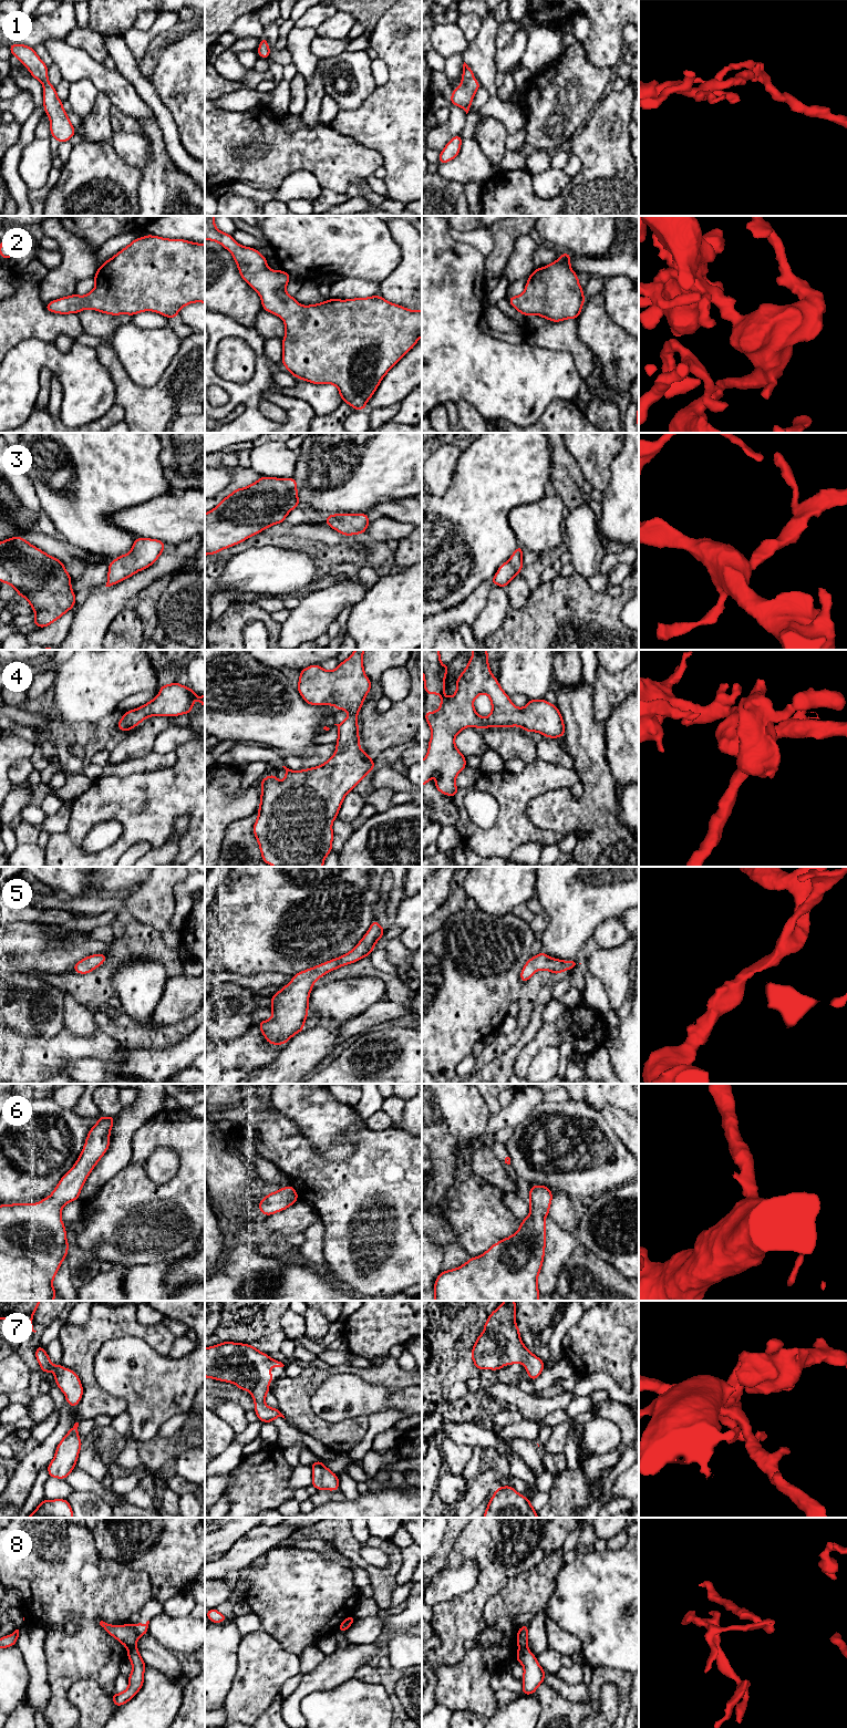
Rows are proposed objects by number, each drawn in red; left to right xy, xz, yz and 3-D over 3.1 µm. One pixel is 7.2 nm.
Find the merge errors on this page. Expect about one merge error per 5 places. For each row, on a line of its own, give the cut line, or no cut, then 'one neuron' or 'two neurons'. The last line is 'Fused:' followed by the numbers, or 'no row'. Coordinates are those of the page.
1: cut none; one neuron
2: cut none; one neuron
3: cut none; one neuron
4: cut none; one neuron
5: cut none; one neuron
6: cut none; one neuron
7: cut none; one neuron
8: cut xy (135, 1647), (128, 1651); two neurons
Fused: 8

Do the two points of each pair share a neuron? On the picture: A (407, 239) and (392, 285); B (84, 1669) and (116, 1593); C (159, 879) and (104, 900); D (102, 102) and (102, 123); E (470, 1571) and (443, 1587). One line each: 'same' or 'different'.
A: same
B: same
C: same
D: same
E: same

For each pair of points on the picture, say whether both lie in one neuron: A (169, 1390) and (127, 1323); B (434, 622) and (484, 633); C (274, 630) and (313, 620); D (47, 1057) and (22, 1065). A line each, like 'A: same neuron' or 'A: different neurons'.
A: different neurons
B: different neurons
C: different neurons
D: same neuron

